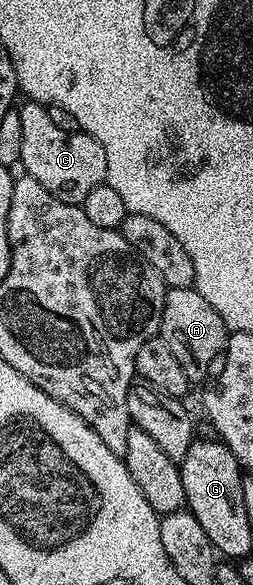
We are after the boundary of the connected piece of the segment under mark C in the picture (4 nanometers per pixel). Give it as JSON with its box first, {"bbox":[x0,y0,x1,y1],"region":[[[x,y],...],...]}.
{"bbox":[19,102,108,204],"region":[[[25,102],[25,107],[19,108],[20,120],[22,121],[22,153],[20,154],[20,163],[27,174],[33,175],[58,201],[63,203],[83,204],[86,193],[94,189],[98,184],[105,182],[108,177],[106,169],[106,153],[102,150],[102,145],[94,141],[94,137],[84,134],[78,130],[74,133],[66,133],[66,129],[58,129],[54,121],[50,121],[48,107],[42,103]]]}

